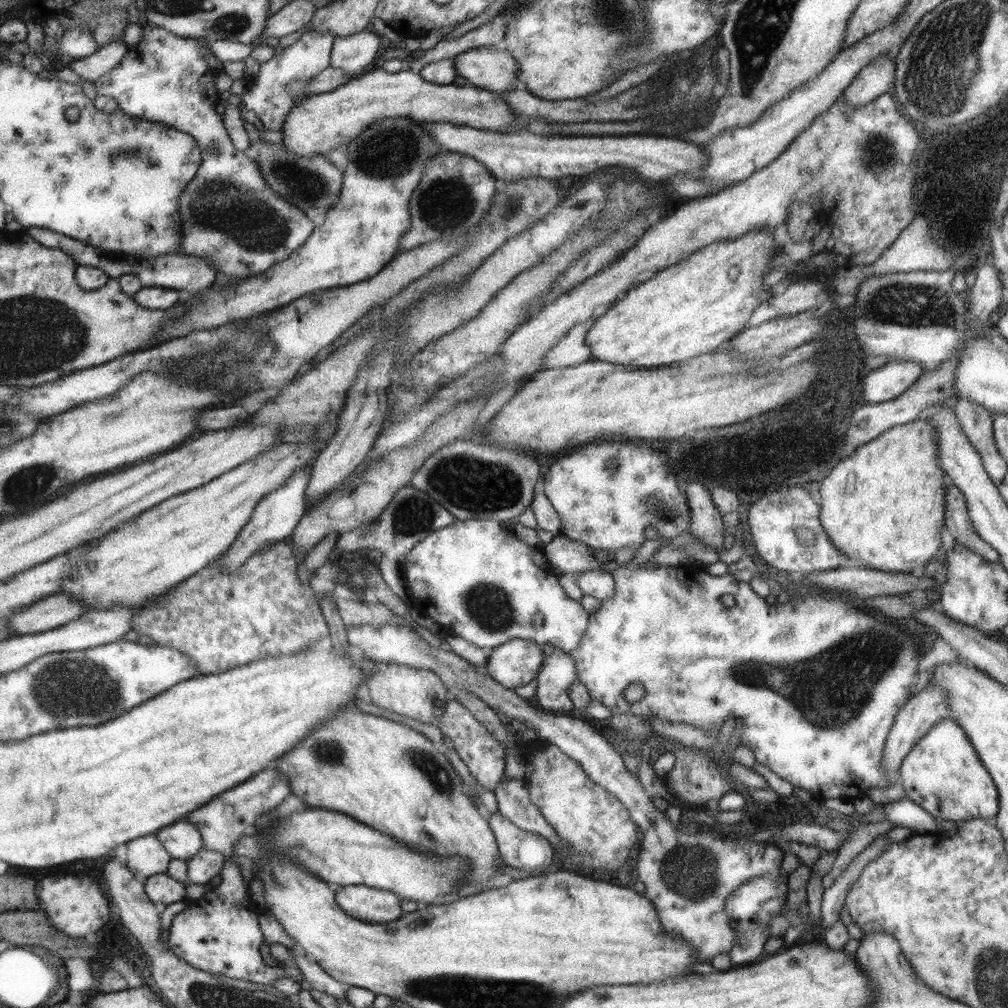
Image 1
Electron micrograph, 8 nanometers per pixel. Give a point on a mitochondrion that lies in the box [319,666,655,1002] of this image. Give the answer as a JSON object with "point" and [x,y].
{"point":[439,777]}

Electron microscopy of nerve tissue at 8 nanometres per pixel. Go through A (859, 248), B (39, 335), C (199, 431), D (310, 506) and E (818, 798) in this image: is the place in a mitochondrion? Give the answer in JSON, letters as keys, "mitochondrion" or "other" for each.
{"A":"other","B":"mitochondrion","C":"other","D":"other","E":"other"}

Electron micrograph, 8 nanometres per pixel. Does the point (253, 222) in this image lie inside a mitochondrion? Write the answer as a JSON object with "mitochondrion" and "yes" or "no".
{"mitochondrion":"yes"}

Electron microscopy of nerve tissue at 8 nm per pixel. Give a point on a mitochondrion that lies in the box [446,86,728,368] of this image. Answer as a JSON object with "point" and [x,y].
{"point":[511,207]}

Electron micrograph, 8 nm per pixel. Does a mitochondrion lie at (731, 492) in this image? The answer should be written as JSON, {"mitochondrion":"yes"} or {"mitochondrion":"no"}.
{"mitochondrion":"no"}

